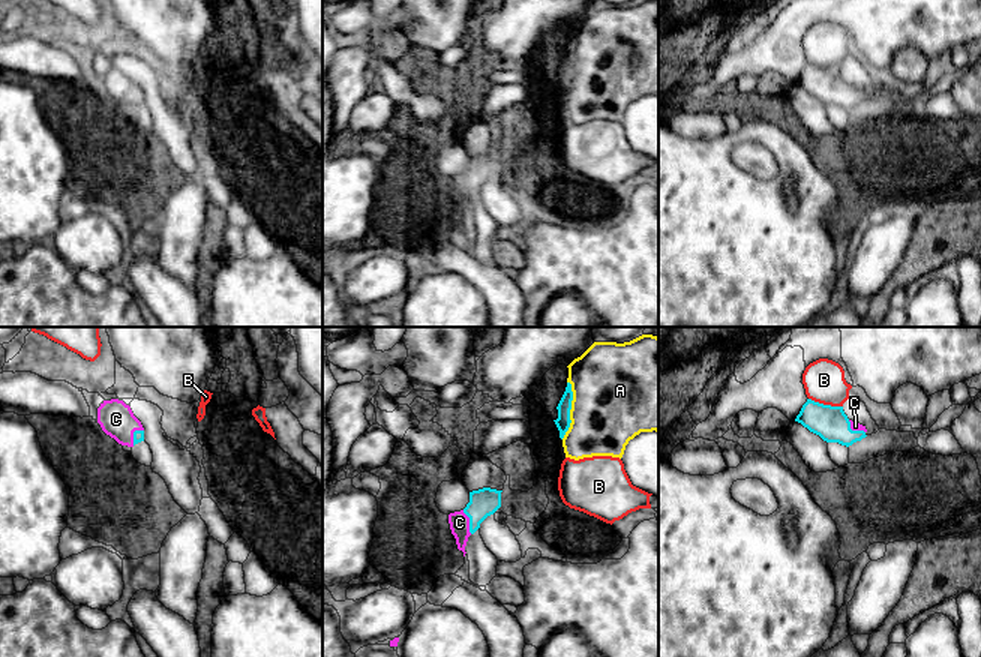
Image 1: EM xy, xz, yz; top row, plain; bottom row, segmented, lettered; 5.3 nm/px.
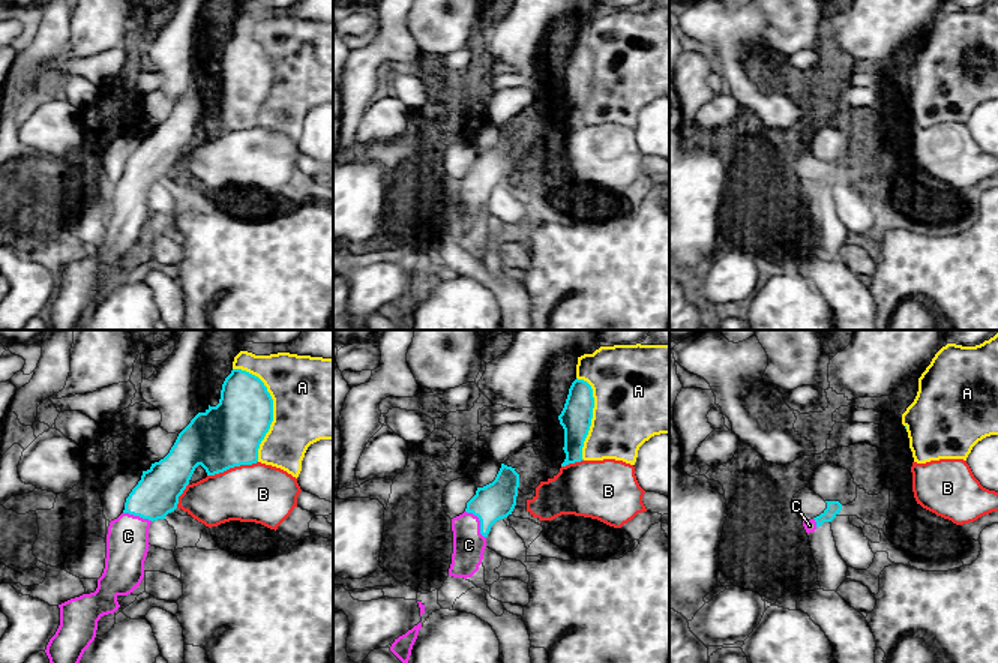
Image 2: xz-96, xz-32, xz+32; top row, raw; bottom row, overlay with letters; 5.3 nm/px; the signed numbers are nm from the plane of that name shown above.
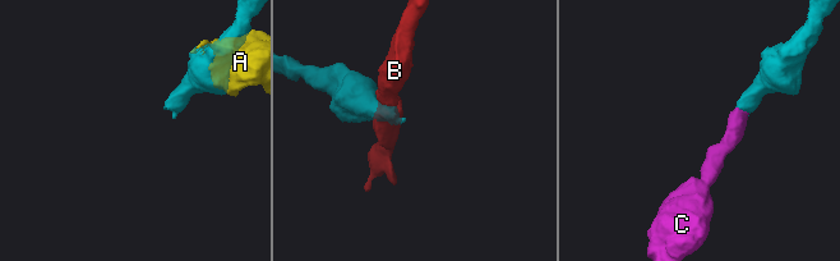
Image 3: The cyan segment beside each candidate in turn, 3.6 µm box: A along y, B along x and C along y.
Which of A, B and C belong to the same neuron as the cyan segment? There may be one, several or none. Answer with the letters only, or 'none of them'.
C

